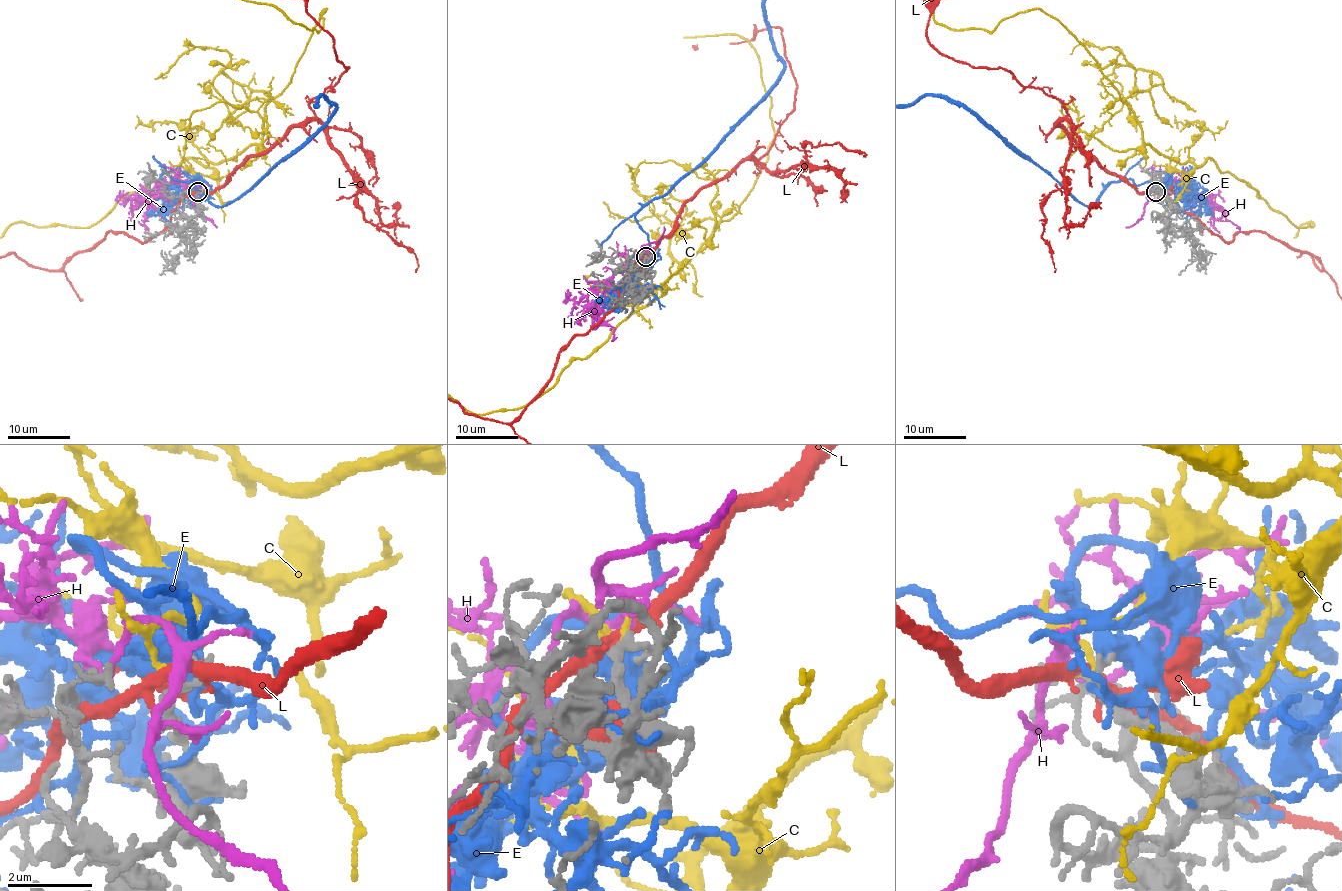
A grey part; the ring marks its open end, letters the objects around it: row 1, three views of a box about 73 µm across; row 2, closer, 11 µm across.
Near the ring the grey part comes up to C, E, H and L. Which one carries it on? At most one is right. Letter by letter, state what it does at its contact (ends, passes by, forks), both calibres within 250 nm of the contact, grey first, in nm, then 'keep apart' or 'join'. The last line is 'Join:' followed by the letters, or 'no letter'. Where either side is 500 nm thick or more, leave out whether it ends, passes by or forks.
C: it ends | 180/140 nm | keep apart
E: it forks | 140/440 nm | keep apart
H: it forks | 170/240 nm | join
L: it forks | 200/240 nm | keep apart
Join: H

